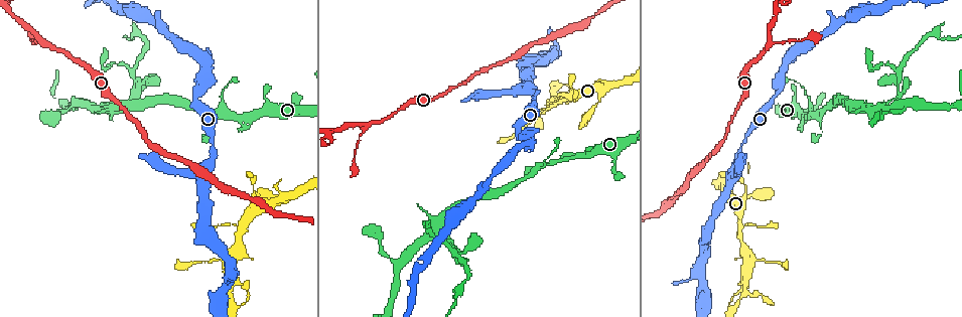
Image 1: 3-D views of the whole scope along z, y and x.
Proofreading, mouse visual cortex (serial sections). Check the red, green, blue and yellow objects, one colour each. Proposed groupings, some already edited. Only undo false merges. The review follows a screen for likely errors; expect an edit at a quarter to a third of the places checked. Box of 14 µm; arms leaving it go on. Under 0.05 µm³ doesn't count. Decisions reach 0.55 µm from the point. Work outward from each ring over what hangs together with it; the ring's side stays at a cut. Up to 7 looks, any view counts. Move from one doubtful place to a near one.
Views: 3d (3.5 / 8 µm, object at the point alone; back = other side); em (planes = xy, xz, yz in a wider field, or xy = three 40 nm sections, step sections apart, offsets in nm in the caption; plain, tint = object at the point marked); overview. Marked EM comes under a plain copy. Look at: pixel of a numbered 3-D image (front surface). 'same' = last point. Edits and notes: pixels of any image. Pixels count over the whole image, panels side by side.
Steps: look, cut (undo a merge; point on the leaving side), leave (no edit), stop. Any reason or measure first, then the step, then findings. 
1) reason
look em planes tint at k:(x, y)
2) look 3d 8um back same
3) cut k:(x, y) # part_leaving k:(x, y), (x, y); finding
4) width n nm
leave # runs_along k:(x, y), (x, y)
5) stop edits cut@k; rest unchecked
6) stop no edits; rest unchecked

calibre changes
look 3d 3.5um back at 1:(541, 164)

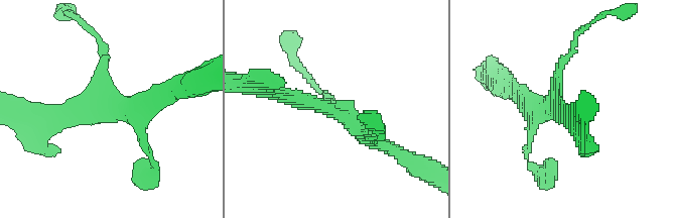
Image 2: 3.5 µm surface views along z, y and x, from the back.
look em xy step 2 tint at 2:(557, 108)

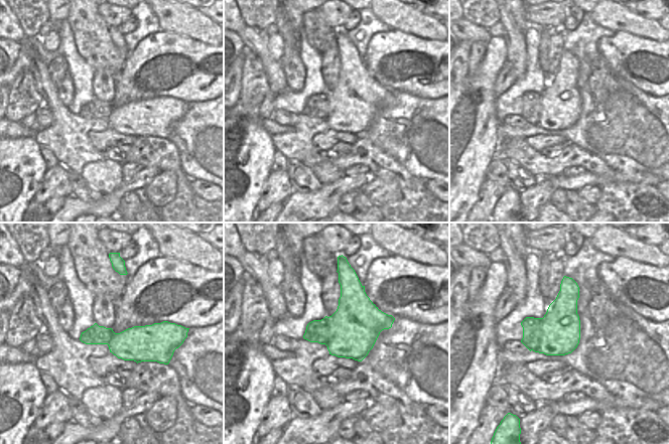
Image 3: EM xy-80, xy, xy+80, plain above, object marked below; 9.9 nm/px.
leave # runs_along 2:(269, 91), (338, 111), (387, 145); continuous, no second cell

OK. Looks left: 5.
thick turns thin
look em xy step 3 tint at 1:(562, 95)

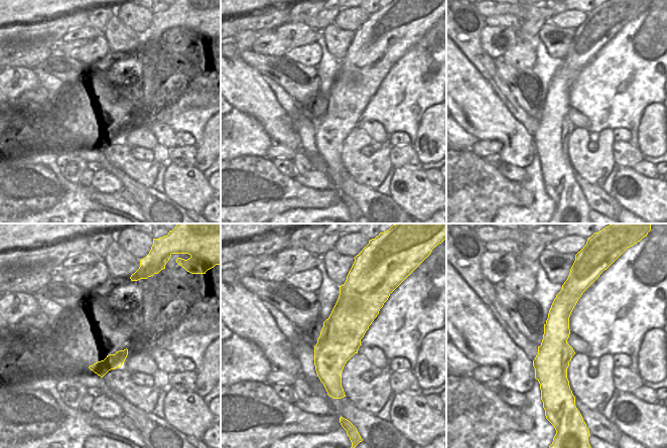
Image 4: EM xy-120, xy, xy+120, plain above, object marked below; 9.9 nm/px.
look 3d 3.5um same

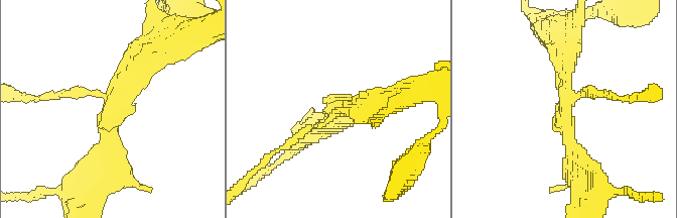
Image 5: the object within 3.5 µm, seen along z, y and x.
leave # runs_along 4:(346, 285), (328, 389); continuous, no second cell

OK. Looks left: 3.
branch point
look 3d 8um at 1:(140, 85)

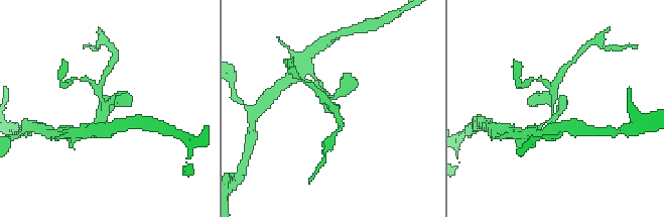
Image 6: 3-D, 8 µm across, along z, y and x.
look em xy step 2 tint at 6:(105, 107)

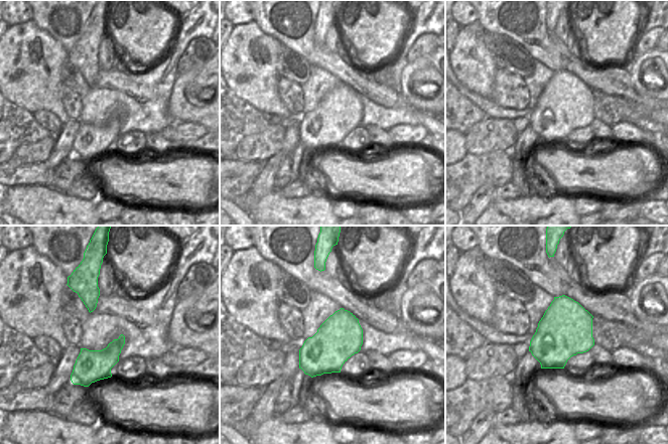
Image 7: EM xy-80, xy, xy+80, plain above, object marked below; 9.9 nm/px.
cut 6:(554, 95) # part_leaving 6:(553, 112), (553, 88), (561, 76); a second cell is stuck on

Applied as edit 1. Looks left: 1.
stop edits cut@6; rest unchecked

